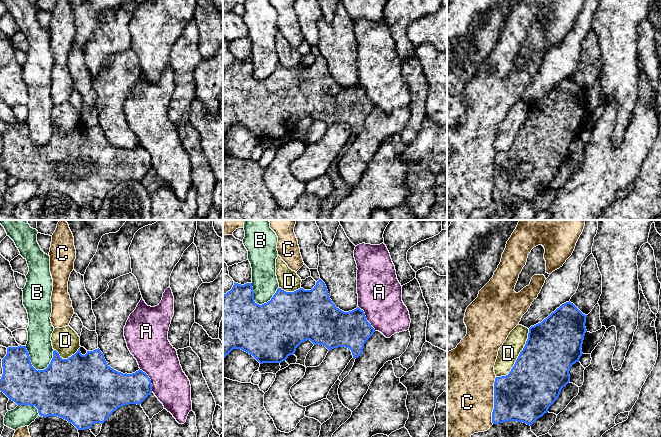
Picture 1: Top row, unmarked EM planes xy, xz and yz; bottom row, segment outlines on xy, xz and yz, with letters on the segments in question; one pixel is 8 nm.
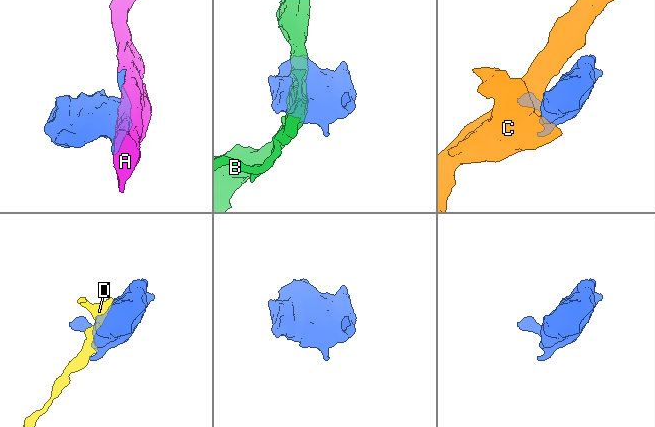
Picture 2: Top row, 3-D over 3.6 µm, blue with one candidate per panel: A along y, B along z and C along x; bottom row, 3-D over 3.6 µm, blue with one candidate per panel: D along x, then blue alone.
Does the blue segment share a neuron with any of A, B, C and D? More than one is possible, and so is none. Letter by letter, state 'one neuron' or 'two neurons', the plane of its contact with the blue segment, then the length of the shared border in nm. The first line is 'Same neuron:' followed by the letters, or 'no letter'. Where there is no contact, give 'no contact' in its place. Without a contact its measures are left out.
Same neuron: D
A: two neurons; contact in xz; length 240 nm
B: two neurons; contact in xy; length 260 nm
C: two neurons; contact in yz; length 380 nm
D: one neuron; contact in yz; length 480 nm

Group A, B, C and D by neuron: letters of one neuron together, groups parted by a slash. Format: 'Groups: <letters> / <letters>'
Groups: A / B / C / D

